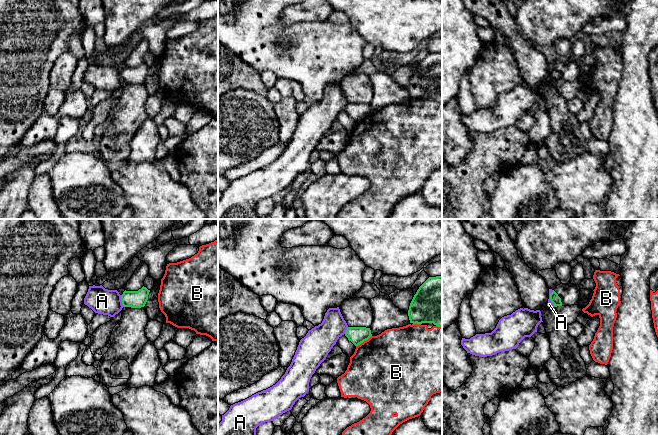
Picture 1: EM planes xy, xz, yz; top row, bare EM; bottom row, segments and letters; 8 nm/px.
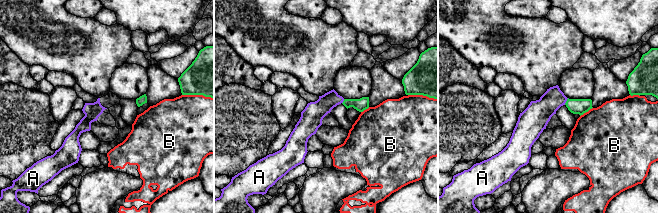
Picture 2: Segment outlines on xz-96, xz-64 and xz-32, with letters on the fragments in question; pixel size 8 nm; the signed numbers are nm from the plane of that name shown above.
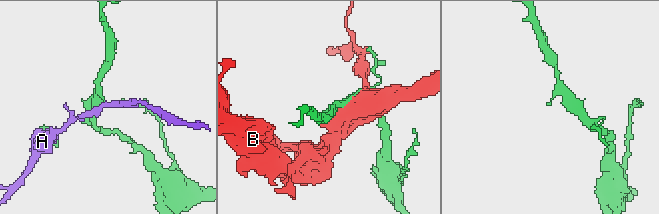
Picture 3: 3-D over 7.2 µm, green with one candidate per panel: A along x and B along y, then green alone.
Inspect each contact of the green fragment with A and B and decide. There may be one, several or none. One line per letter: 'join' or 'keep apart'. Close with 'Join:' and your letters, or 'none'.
A: keep apart
B: keep apart
Join: none

